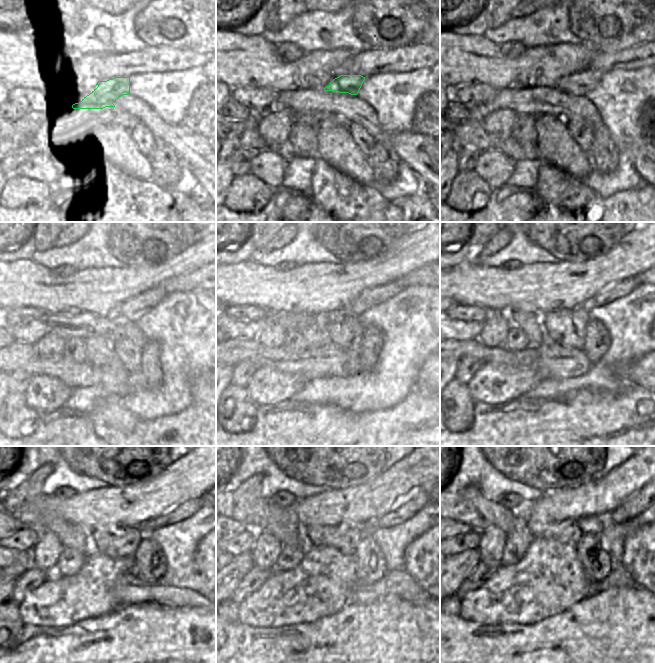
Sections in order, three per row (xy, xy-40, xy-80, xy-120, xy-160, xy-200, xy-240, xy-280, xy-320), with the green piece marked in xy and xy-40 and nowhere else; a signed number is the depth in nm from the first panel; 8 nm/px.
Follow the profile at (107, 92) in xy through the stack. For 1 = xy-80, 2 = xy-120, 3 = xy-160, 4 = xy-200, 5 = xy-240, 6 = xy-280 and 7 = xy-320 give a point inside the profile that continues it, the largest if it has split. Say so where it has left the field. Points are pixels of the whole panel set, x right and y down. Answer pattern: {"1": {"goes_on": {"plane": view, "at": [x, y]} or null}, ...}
{"1": {"goes_on": {"plane": "xy-80", "at": [578, 83]}}, "2": {"goes_on": {"plane": "xy-120", "at": [132, 309]}}, "3": {"goes_on": {"plane": "xy-160", "at": [372, 297]}}, "4": {"goes_on": {"plane": "xy-200", "at": [623, 288]}}, "5": {"goes_on": {"plane": "xy-240", "at": [186, 509]}}, "6": {"goes_on": {"plane": "xy-280", "at": [405, 509]}}, "7": {"goes_on": {"plane": "xy-320", "at": [640, 501]}}}

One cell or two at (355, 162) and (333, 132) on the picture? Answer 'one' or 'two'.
one

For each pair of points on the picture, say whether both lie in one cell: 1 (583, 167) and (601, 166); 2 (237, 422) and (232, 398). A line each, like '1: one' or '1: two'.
1: two
2: one

